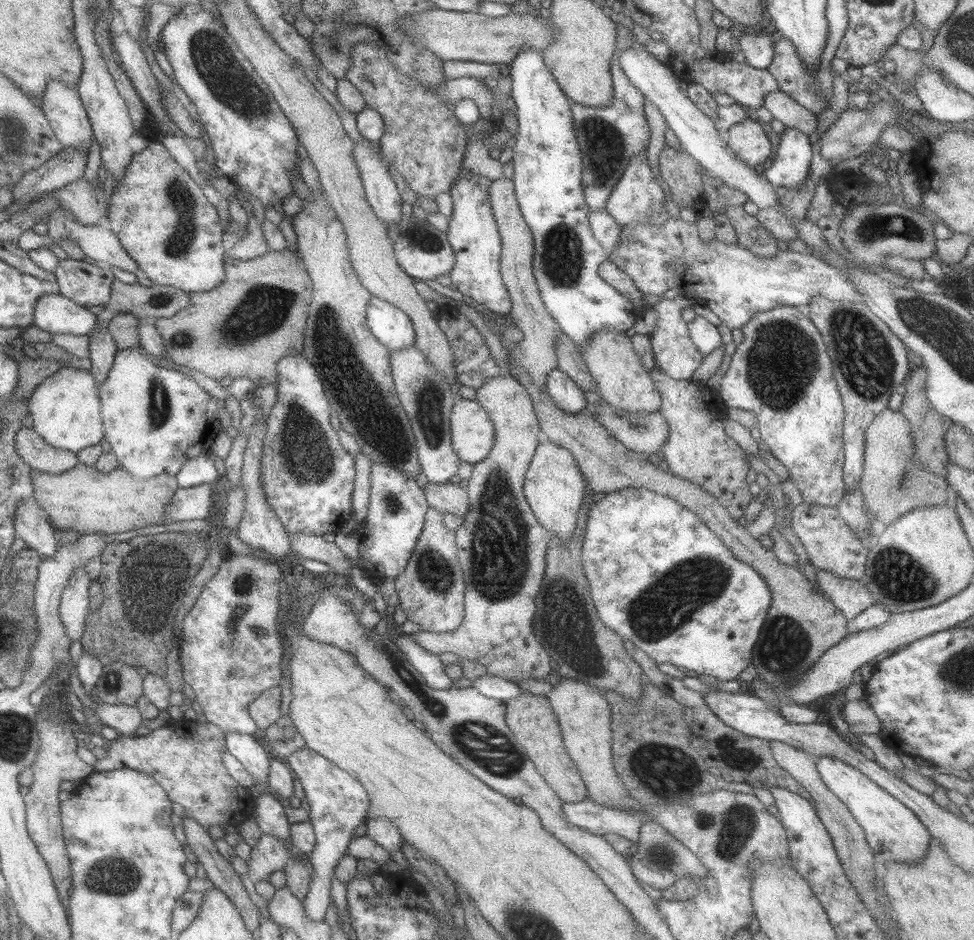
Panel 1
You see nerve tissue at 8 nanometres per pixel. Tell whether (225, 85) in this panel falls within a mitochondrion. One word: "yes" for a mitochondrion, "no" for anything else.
yes

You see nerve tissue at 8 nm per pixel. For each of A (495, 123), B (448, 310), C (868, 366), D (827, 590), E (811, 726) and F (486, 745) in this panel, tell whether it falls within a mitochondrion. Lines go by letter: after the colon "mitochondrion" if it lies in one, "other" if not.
A: other
B: other
C: mitochondrion
D: other
E: other
F: mitochondrion

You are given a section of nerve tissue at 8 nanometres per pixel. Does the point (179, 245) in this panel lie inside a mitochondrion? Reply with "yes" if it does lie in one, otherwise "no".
yes

